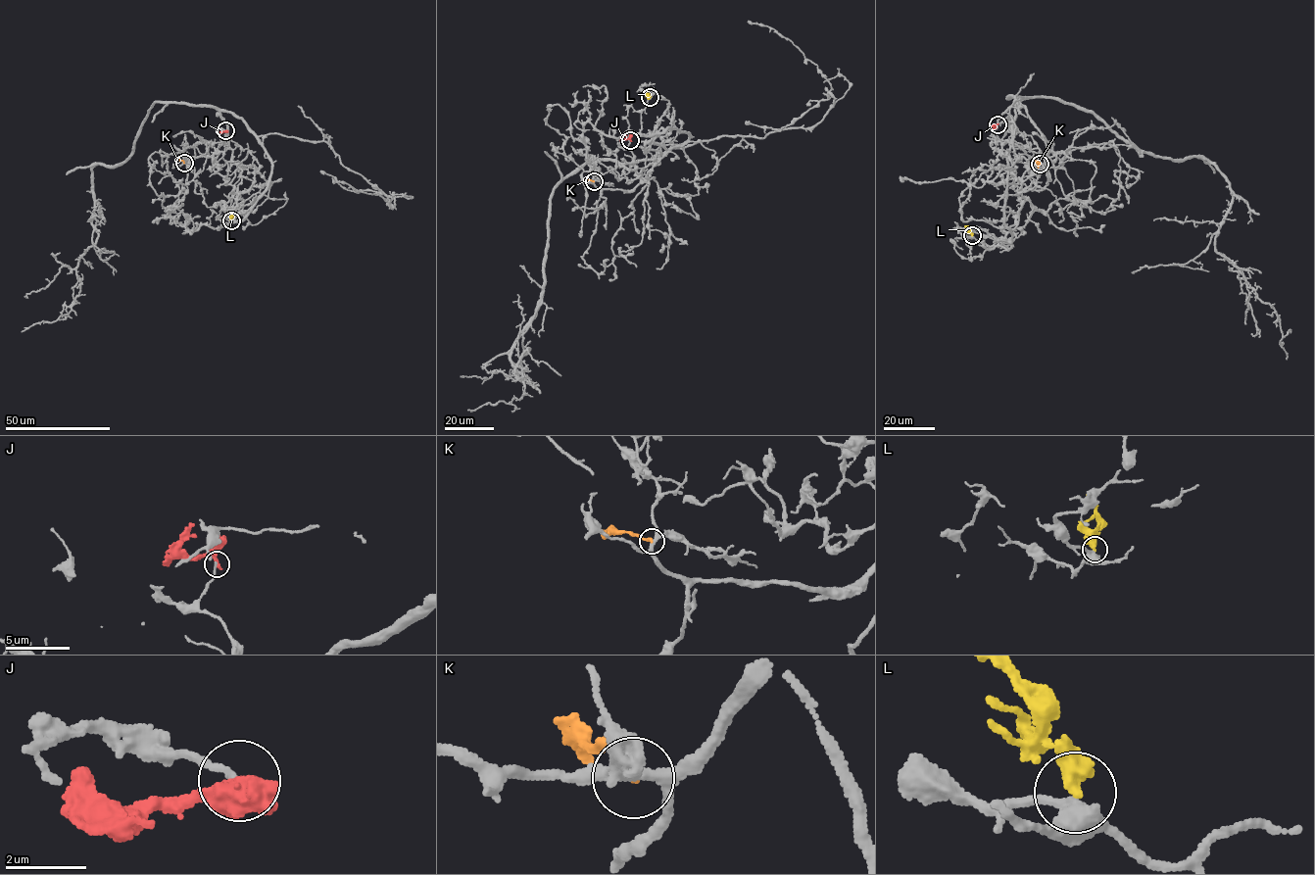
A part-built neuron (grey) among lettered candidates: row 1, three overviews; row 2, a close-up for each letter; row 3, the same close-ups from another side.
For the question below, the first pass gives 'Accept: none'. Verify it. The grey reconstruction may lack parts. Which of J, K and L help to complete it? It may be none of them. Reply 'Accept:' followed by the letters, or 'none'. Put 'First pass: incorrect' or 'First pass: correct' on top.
First pass: correct
Accept: none

